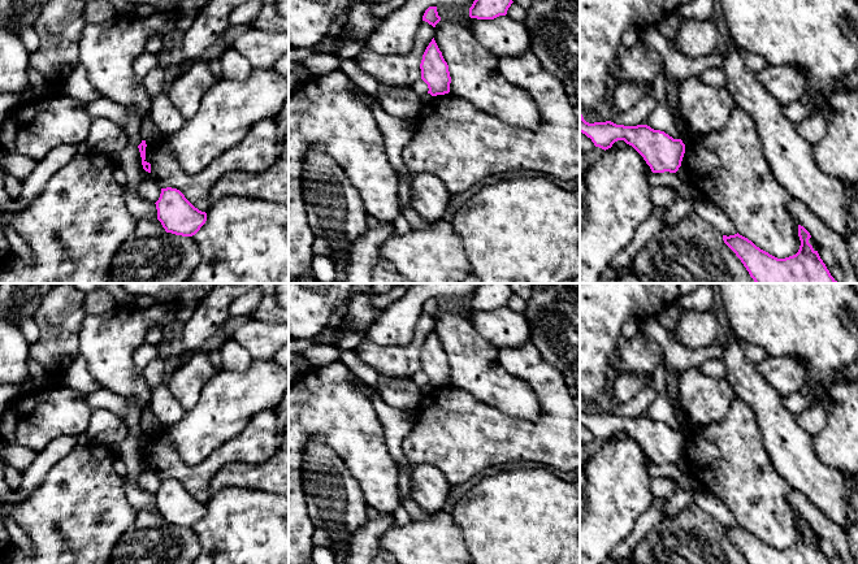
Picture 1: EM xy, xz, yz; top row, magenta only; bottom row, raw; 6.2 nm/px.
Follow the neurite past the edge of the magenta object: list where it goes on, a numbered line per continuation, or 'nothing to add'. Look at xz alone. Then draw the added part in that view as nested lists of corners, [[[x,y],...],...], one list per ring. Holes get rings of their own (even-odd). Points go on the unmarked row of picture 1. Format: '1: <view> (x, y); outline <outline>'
nothing to add

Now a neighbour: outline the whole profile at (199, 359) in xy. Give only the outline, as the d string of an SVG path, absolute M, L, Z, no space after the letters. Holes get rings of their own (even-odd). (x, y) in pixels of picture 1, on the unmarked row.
M208 353L187 355L173 364L166 385L185 411L188 411L199 400L204 385L217 372Z

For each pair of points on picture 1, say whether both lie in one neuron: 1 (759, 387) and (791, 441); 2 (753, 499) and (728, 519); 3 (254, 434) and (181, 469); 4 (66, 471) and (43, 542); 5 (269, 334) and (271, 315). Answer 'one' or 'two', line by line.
1: one
2: two
3: one
4: one
5: two

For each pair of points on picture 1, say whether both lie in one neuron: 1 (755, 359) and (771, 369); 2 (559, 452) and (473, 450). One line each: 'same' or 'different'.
1: different
2: same

